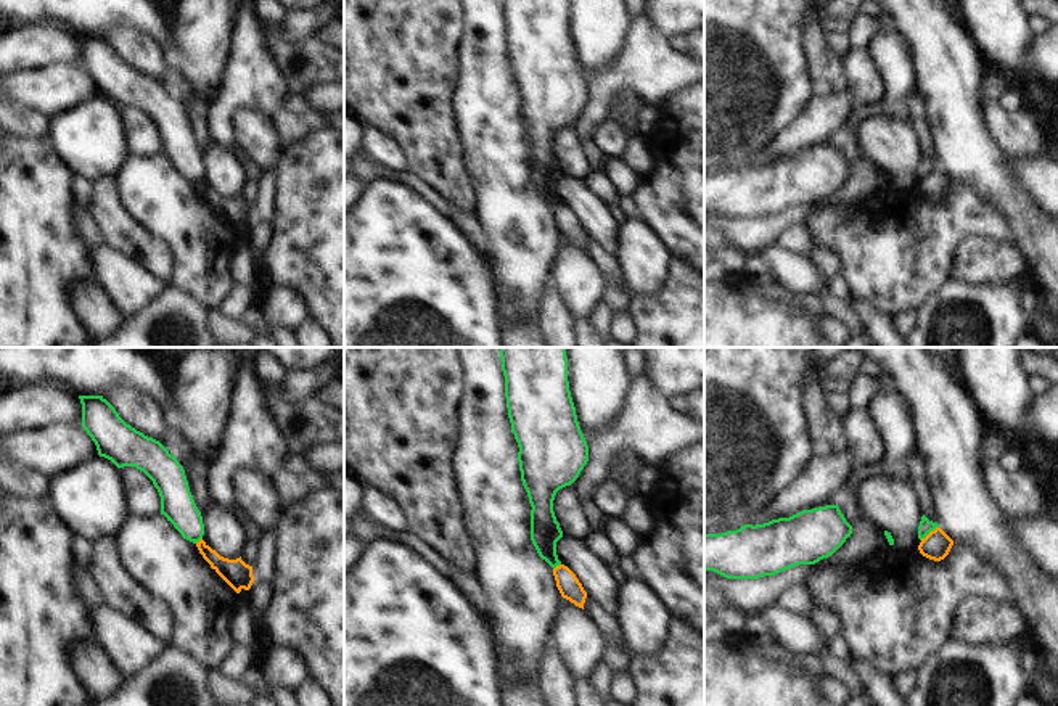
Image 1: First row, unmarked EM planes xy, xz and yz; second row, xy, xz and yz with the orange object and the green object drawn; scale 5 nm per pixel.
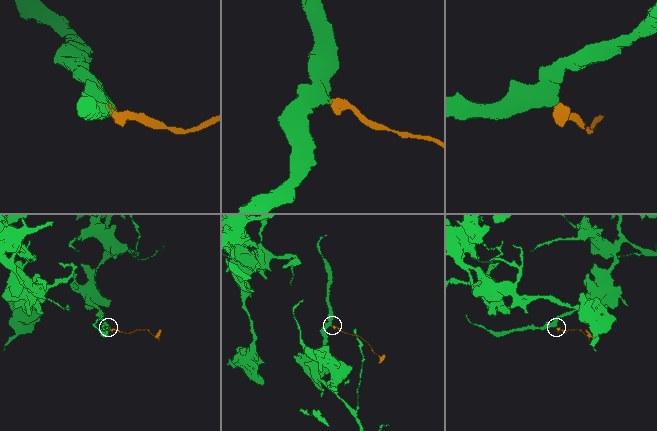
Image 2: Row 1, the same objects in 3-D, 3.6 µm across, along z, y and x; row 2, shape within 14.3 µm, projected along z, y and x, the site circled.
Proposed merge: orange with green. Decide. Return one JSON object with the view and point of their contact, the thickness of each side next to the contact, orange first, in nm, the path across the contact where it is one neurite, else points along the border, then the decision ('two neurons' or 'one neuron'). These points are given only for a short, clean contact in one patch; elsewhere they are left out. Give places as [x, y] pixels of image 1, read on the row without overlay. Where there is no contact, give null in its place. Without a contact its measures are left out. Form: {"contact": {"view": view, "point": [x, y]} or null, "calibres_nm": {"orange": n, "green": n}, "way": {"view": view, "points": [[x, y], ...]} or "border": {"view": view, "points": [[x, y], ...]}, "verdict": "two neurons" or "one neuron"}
{"contact": {"view": "yz", "point": [930, 172]}, "calibres_nm": {"orange": 140, "green": 70}, "border": {"view": "yz", "points": [[938, 166], [920, 179]]}, "verdict": "two neurons"}

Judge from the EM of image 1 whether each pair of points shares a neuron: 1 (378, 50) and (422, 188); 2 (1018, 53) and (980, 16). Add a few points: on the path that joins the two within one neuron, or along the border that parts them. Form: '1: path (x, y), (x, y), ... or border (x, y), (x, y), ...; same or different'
1: border (405, 169), (446, 200); different
2: path (1008, 44), (989, 24); same

